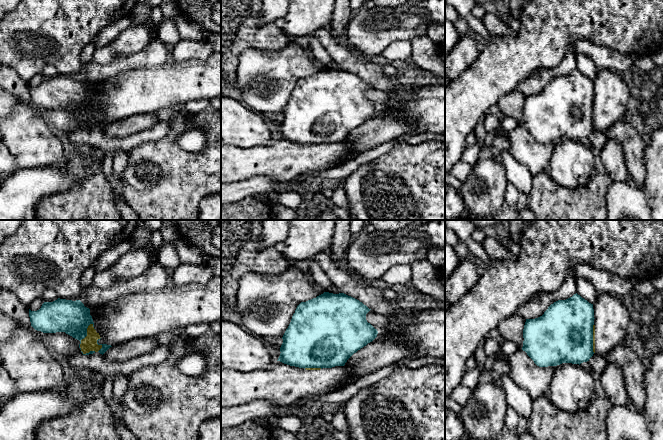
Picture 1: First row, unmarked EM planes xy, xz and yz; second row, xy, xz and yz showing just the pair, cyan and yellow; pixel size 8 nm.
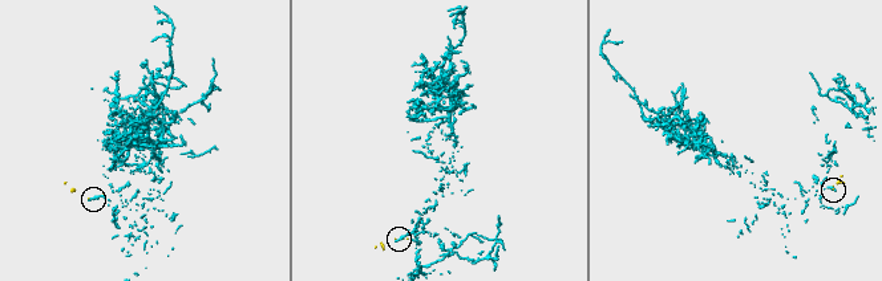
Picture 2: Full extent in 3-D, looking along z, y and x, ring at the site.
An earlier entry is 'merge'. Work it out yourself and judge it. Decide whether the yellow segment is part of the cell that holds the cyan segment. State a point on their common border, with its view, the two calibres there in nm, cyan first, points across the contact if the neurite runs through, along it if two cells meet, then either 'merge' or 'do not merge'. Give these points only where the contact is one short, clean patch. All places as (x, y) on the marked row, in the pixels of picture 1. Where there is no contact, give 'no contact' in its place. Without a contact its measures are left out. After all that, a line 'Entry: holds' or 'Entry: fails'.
meets cyan in xy at (83, 338); 280 nm thick on the cyan side, 120 nm on the other; do not merge
Entry: fails

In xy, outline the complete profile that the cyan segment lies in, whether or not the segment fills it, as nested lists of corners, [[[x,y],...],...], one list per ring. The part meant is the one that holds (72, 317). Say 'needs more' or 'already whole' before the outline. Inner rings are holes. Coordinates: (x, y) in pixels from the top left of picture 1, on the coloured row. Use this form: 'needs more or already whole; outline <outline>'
already whole; outline [[[60,299],[44,302],[37,311],[29,309],[31,326],[43,333],[65,332],[80,341],[87,336],[90,324],[94,327],[90,309],[80,300]]]

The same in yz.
already whole; outline [[[577,293],[566,300],[551,304],[544,314],[526,319],[523,329],[522,350],[539,367],[557,366],[562,363],[581,364],[593,356],[593,304]]]

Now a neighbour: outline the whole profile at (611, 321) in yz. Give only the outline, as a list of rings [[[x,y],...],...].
[[[609,293],[598,294],[593,309],[593,352],[606,357],[624,341],[631,318],[622,300]]]

